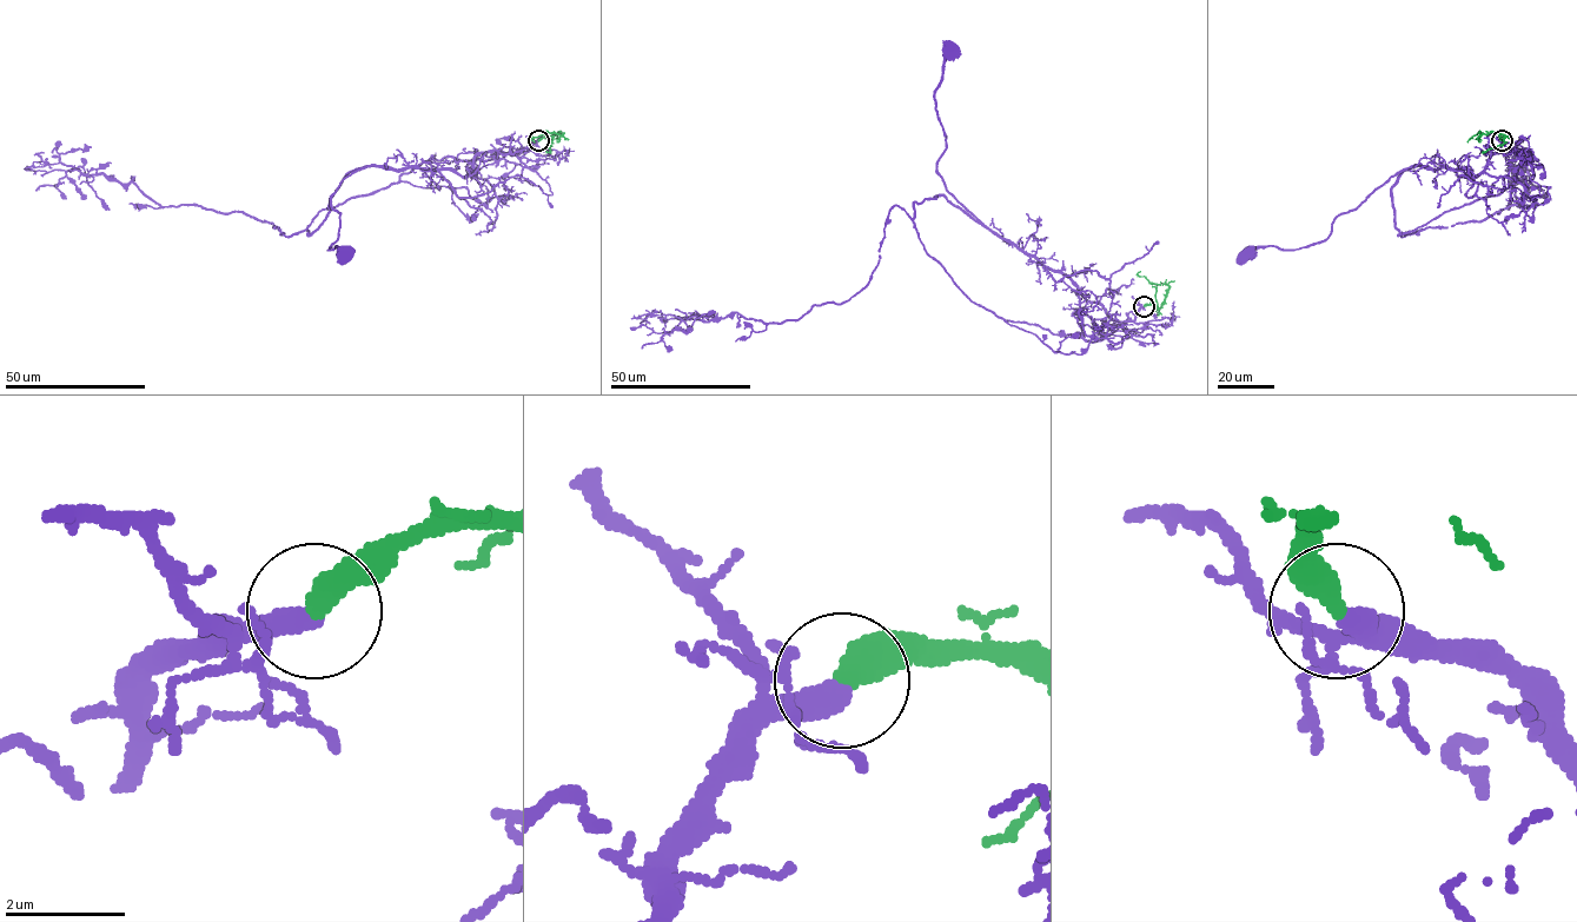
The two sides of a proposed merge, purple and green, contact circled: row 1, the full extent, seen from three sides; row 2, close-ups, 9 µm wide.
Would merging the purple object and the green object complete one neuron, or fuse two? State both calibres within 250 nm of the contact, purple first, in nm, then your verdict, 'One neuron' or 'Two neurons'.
Thickness 440 nm (purple) against 460 nm. One neuron

